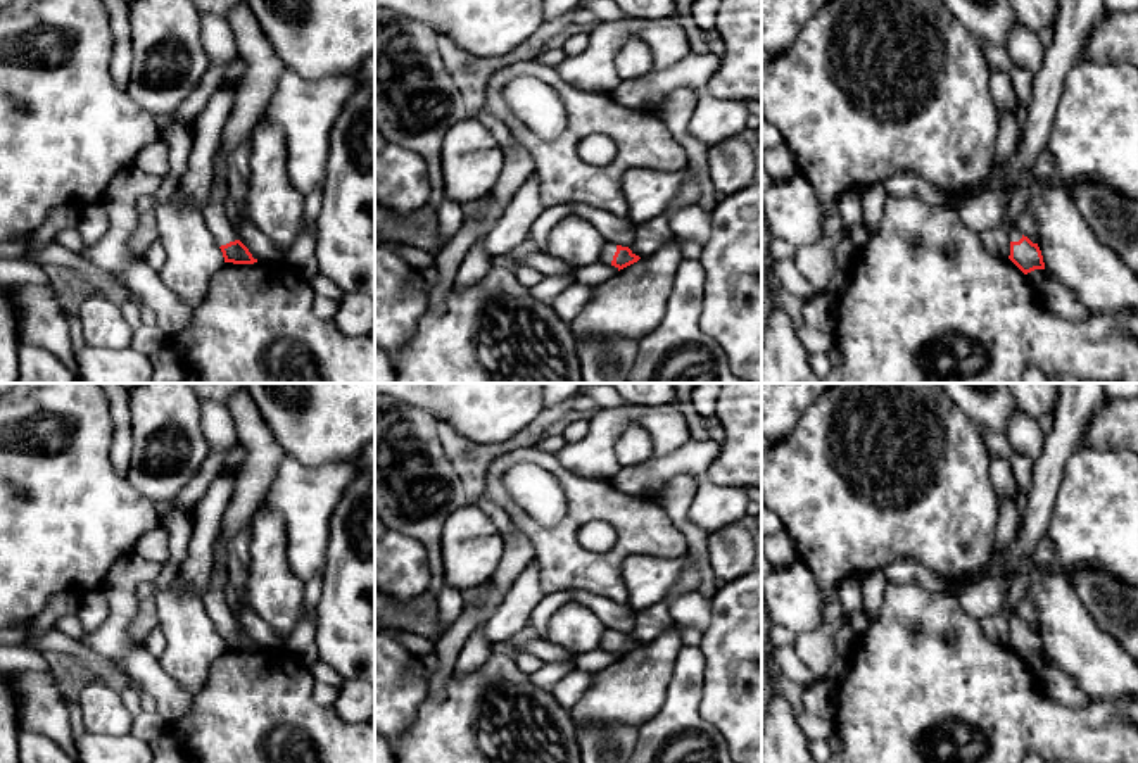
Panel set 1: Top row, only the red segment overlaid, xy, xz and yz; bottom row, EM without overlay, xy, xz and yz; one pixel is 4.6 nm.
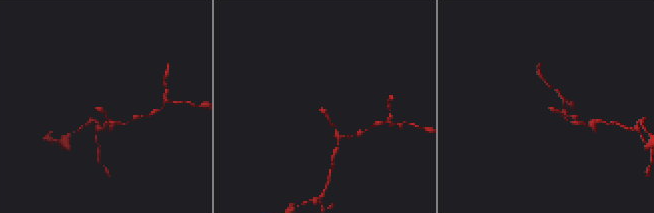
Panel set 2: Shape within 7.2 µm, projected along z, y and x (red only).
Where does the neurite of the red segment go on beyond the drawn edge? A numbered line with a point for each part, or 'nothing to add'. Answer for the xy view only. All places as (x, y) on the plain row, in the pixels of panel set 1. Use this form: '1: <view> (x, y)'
1: xy (263, 454)

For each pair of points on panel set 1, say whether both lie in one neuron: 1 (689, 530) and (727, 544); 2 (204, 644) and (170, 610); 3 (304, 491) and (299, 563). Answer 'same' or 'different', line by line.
1: different
2: same
3: same

